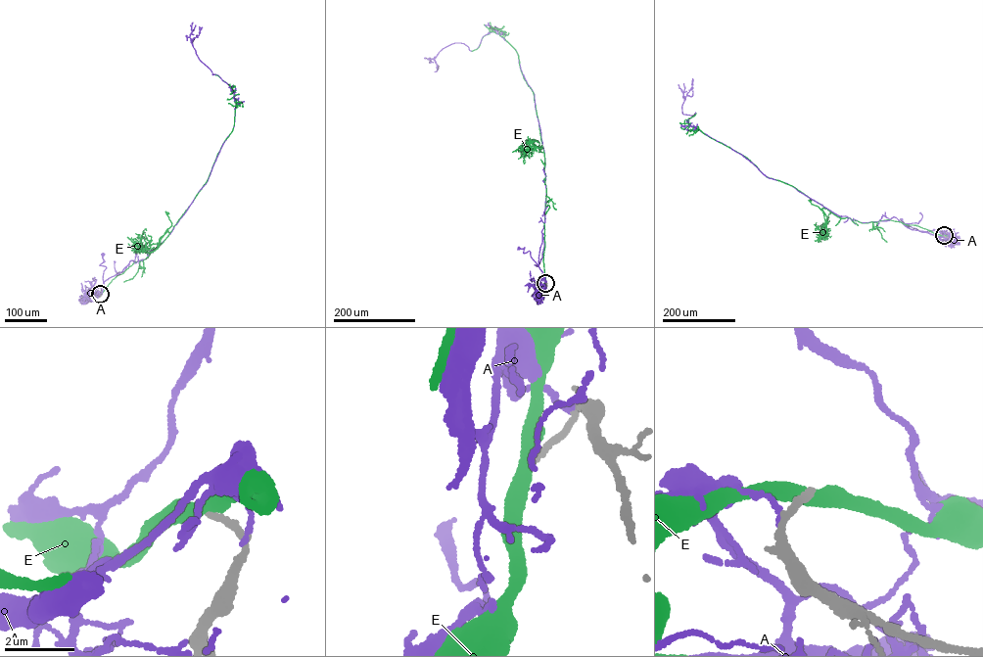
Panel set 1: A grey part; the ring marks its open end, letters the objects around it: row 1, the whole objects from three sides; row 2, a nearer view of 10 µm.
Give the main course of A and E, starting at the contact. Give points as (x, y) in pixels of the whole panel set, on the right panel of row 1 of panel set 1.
A: (944, 235), (908, 227), (901, 219)
E: (944, 235), (889, 219), (862, 222), (839, 217), (822, 208), (826, 217), (825, 225), (823, 212), (810, 201)

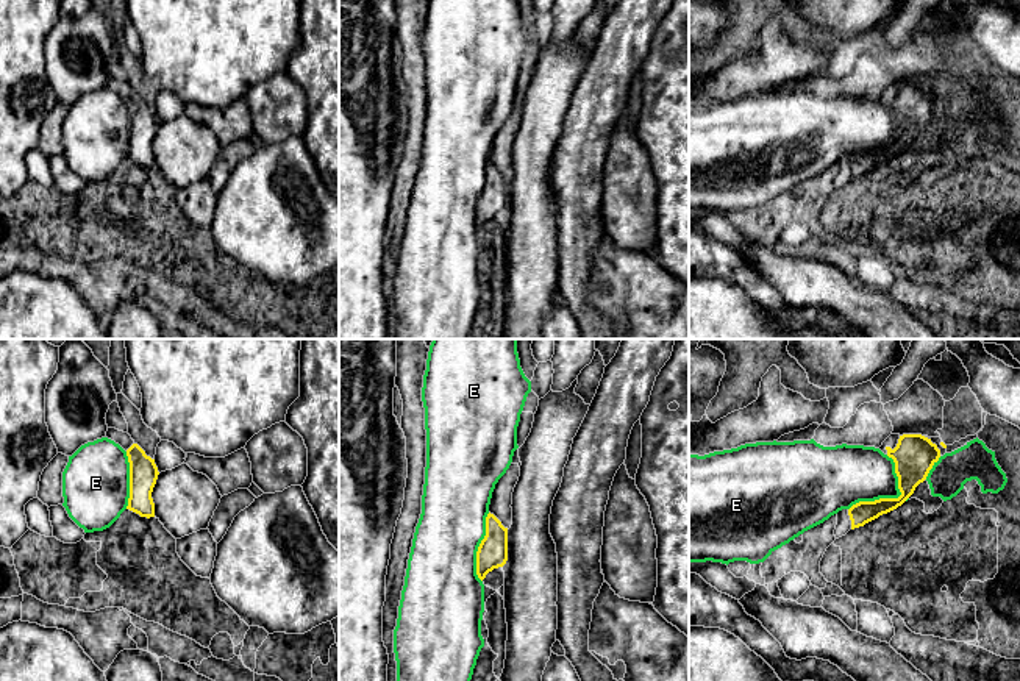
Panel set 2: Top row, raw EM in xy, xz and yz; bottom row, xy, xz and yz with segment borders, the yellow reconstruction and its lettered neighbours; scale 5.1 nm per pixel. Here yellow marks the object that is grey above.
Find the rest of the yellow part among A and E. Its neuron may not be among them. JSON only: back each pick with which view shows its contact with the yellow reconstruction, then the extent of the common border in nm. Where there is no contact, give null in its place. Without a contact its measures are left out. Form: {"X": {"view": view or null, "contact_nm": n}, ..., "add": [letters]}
{"add": []}

